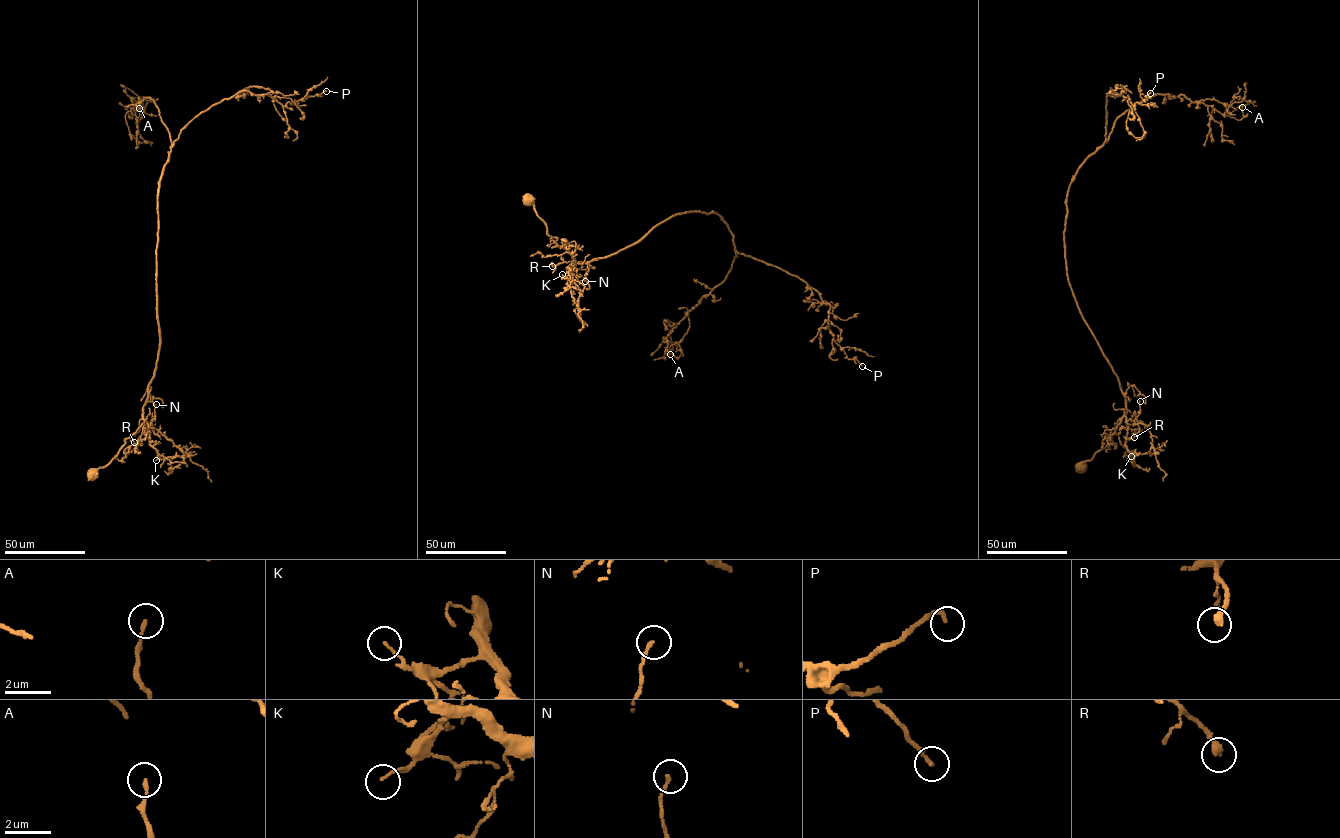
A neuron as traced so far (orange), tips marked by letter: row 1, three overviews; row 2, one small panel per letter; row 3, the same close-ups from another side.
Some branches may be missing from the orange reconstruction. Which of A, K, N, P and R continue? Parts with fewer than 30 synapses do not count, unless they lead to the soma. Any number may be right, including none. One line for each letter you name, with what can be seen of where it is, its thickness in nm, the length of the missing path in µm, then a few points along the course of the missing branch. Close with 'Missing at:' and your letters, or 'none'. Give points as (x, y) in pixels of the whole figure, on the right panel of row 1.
Missing at: none

